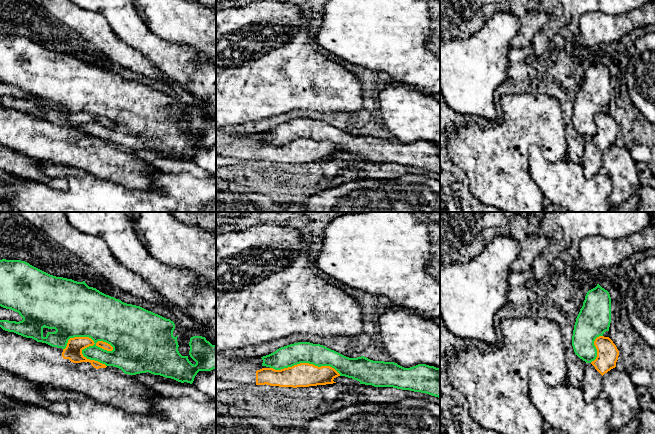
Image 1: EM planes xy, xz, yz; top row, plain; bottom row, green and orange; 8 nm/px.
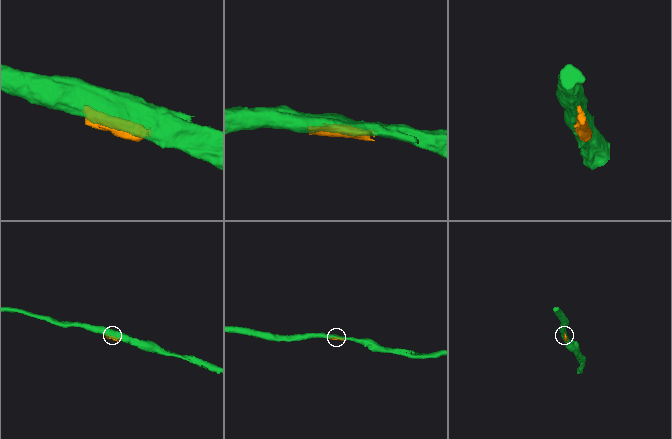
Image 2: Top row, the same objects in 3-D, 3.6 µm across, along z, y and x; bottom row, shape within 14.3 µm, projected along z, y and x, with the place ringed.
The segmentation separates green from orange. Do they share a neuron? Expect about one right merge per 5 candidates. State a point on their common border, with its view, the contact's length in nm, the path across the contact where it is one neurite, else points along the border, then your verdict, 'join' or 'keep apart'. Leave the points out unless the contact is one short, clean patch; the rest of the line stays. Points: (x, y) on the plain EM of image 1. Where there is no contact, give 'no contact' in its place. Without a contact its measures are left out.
meets green in xy at (86, 112); contact 400 nm long; keep apart

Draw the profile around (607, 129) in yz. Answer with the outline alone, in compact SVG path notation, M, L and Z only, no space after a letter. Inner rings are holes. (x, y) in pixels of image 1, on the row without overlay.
M599 112L594 121L597 133L591 139L586 139L582 166L584 175L592 178L602 172L602 152L616 143L619 127L609 113Z

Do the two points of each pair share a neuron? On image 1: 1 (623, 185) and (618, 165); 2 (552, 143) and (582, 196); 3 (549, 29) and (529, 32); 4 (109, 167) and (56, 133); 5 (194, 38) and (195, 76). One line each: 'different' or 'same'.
1: same
2: different
3: different
4: same
5: different

